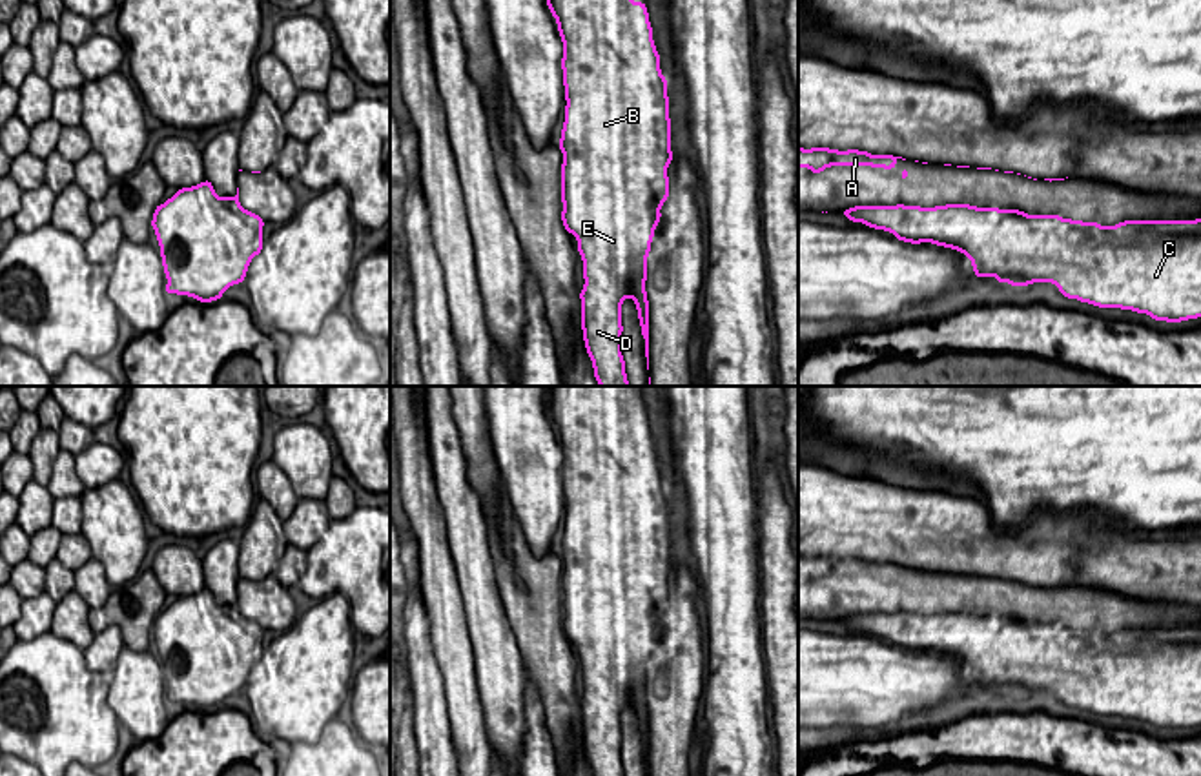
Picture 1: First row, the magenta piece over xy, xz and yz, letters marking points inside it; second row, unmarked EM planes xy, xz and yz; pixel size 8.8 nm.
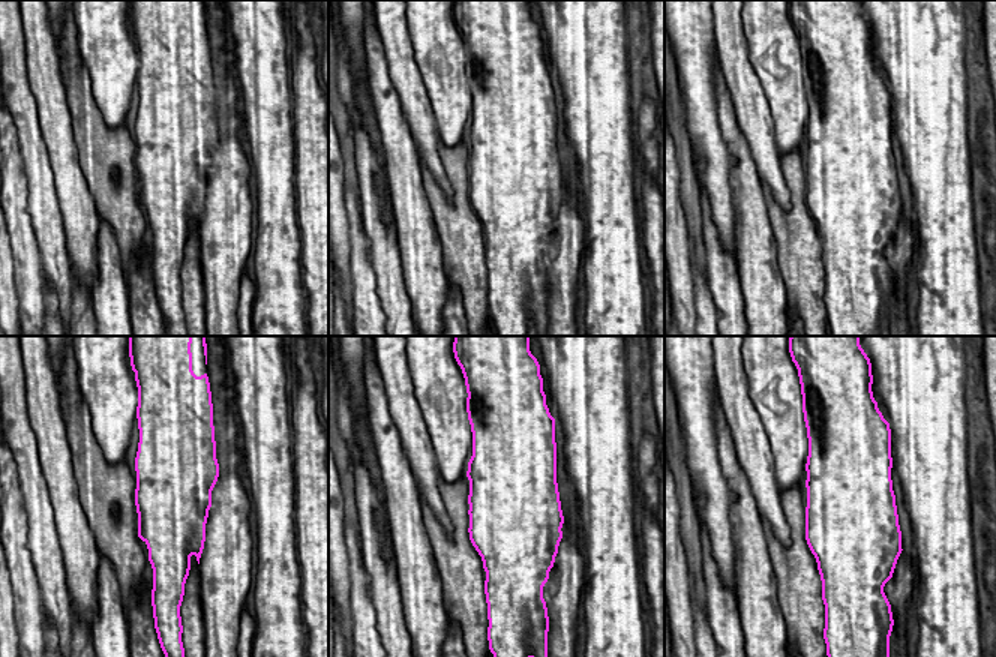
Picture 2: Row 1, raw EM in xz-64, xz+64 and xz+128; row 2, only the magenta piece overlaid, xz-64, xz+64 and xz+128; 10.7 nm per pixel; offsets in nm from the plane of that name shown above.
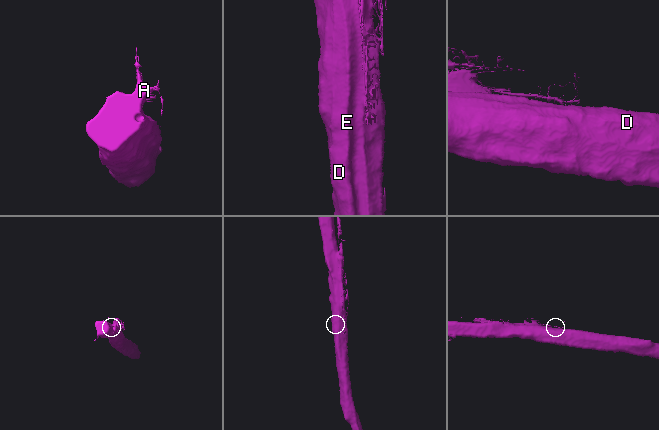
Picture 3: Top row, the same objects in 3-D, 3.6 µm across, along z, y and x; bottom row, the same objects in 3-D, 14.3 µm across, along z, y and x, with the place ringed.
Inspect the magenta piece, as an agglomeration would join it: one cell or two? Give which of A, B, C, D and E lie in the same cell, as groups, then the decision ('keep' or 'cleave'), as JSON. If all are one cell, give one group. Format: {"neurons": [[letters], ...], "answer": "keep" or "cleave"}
{"neurons": [["A"], ["B", "C", "D", "E"]], "answer": "cleave"}

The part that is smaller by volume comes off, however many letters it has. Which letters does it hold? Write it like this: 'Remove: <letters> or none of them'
Remove: A

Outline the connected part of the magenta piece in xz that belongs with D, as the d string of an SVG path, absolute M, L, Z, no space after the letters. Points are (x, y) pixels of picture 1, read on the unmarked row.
M549 386L545 406L547 415L550 417L552 424L556 426L558 439L563 450L563 494L565 494L565 530L559 546L559 557L563 559L563 572L561 572L561 628L569 641L572 641L578 648L578 661L583 669L583 698L580 699L581 707L581 738L587 761L592 769L592 776L625 776L625 769L621 763L621 712L627 705L631 705L638 718L638 727L642 734L642 743L645 749L645 765L649 776L649 709L645 699L647 689L647 665L651 659L651 650L654 645L656 630L660 628L658 612L651 590L658 585L660 587L660 599L663 601L667 596L667 552L671 550L671 526L669 526L669 514L665 512L663 501L663 483L660 477L660 463L656 459L652 448L652 435L649 430L647 414L643 410L634 410L631 404L632 399L632 386Z

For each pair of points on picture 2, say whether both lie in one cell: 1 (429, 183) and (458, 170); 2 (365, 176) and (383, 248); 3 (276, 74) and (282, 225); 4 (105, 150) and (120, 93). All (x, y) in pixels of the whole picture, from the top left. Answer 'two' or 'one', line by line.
1: one
2: one
3: one
4: two

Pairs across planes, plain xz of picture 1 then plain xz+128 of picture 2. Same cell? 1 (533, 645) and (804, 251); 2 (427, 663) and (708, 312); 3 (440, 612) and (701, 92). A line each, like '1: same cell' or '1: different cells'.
1: same cell
2: same cell
3: different cells

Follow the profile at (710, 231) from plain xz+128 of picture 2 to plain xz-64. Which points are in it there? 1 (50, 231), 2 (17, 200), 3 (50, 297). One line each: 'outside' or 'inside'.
1: inside
2: outside
3: outside

